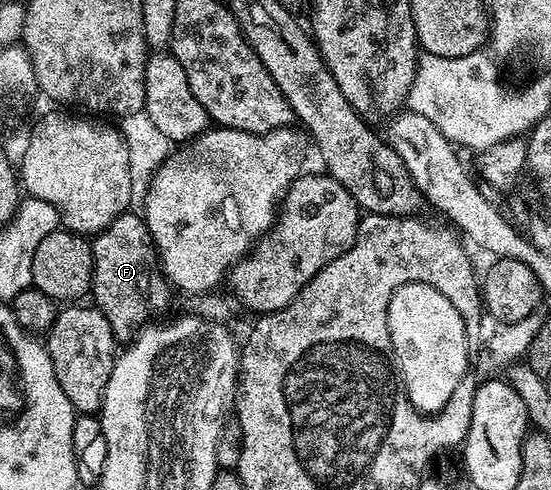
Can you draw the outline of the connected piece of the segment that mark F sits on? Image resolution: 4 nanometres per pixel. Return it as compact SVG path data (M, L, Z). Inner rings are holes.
M131 210L121 213L111 225L94 237L91 245L93 278L91 279L90 295L95 296L94 307L98 308L101 314L105 314L116 341L119 342L130 341L148 321L155 318L150 318L150 316L157 315L166 306L167 299L173 295L167 277L164 276L163 270L159 266L159 258L147 229L147 221L143 219L142 215L135 213L134 216L133 213L134 211Z

